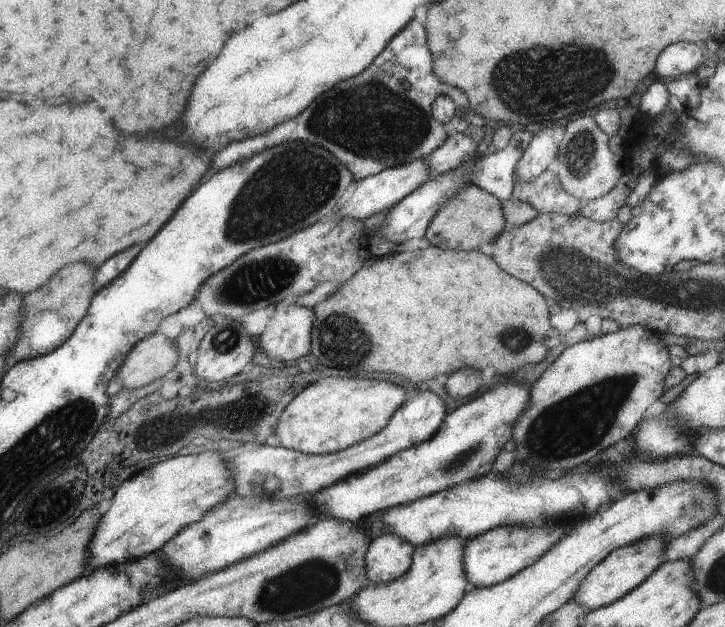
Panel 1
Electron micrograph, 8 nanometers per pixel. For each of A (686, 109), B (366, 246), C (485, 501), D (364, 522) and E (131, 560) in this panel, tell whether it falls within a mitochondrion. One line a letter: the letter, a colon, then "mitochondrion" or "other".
A: other
B: other
C: other
D: other
E: other

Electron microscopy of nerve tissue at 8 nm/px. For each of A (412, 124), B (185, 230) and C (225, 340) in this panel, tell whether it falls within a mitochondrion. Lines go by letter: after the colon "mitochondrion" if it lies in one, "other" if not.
A: mitochondrion
B: other
C: mitochondrion

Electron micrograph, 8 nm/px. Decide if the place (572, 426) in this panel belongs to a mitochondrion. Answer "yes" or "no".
yes

